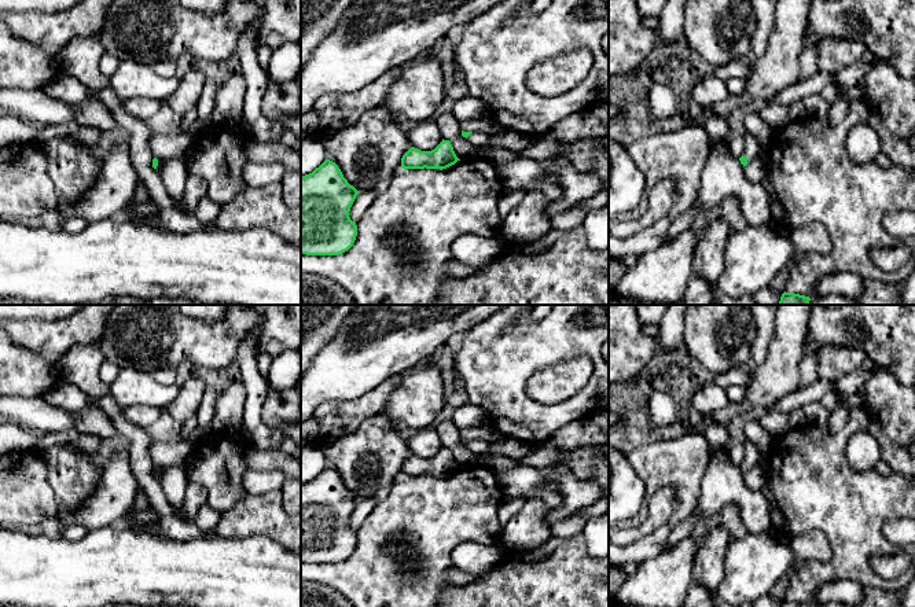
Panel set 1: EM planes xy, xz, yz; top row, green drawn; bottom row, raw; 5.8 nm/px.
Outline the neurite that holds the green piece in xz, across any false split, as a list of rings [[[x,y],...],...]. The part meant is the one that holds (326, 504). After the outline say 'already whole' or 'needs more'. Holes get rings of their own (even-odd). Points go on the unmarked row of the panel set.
[[[330,467],[301,483],[301,562],[339,563],[353,553],[357,533],[349,519],[357,501]]]; already whole

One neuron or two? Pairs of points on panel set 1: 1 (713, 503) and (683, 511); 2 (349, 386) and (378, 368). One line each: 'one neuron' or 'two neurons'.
1: two neurons
2: one neuron

